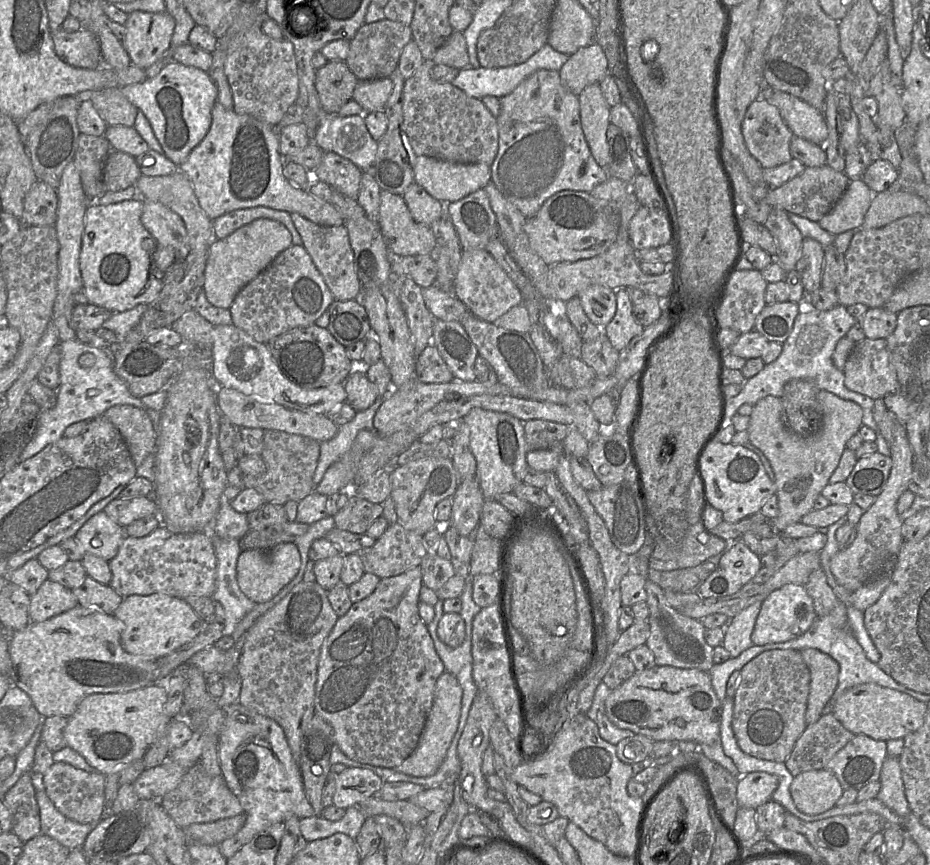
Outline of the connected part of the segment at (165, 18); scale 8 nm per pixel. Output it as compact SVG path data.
M134 11L128 14L124 25L126 36L122 40L122 45L127 51L132 64L148 69L169 49L175 28L175 20L166 11L160 13Z

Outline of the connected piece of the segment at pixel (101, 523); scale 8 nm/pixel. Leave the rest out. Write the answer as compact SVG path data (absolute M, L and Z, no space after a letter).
M100 511L88 519L74 538L85 553L110 561L118 552L125 536L124 527Z

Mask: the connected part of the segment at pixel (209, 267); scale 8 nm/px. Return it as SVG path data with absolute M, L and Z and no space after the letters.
M257 219L224 239L216 239L210 245L204 272L203 290L208 302L229 309L237 293L292 244L289 230L270 219Z

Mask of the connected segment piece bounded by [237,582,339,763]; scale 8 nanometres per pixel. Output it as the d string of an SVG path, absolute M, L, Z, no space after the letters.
M302 582L272 609L260 616L243 641L237 664L237 673L241 679L239 702L251 711L273 719L281 726L297 763L302 732L315 714L314 699L320 649L338 618L328 600L327 591L318 583Z

